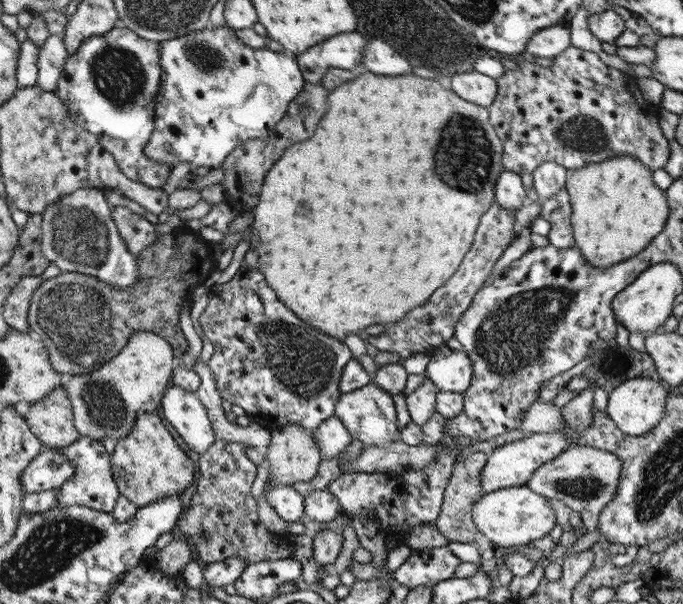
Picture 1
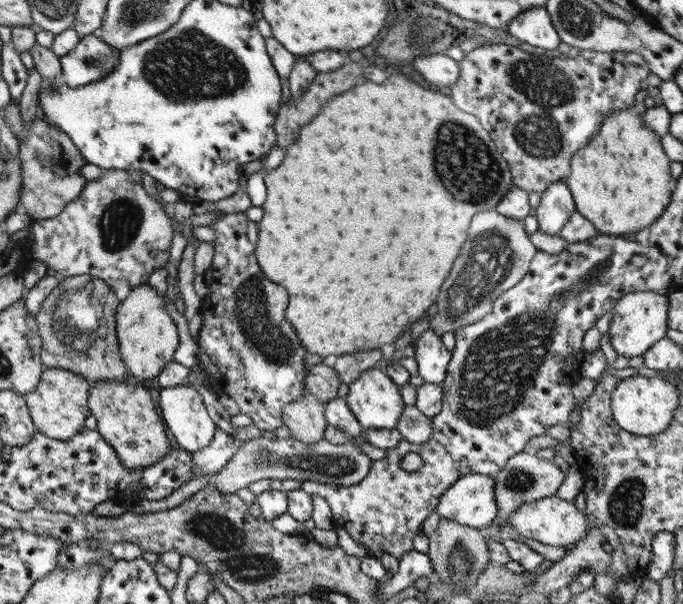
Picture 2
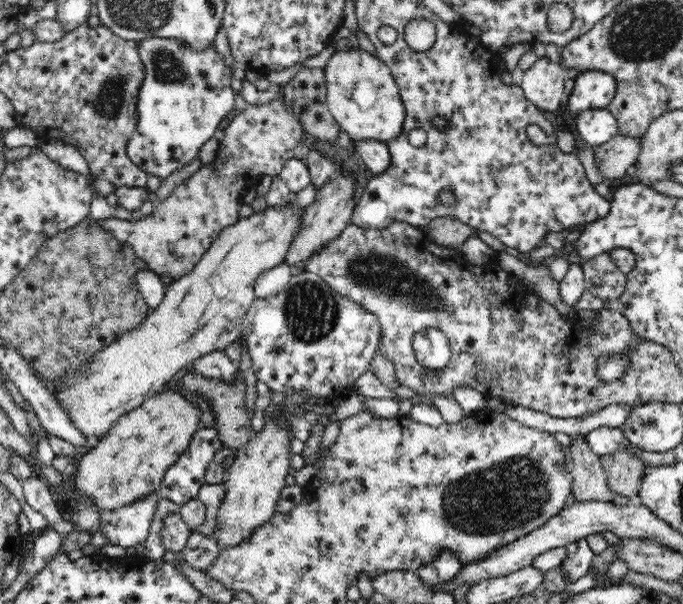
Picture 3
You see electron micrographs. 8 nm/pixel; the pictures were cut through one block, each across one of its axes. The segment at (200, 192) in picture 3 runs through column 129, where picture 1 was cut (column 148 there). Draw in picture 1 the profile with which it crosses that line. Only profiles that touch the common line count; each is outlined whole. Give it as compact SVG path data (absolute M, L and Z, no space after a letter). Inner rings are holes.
M112 207L112 217L114 217L120 237L135 258L144 248L155 242L160 233L158 226L149 222L146 216L132 213L127 207Z

